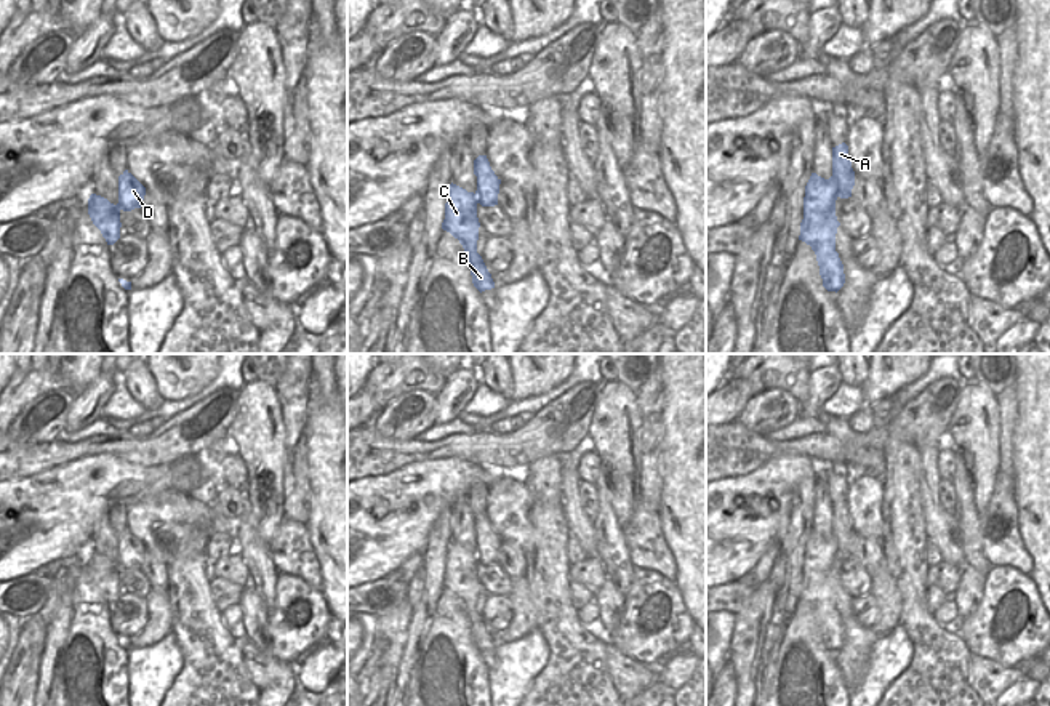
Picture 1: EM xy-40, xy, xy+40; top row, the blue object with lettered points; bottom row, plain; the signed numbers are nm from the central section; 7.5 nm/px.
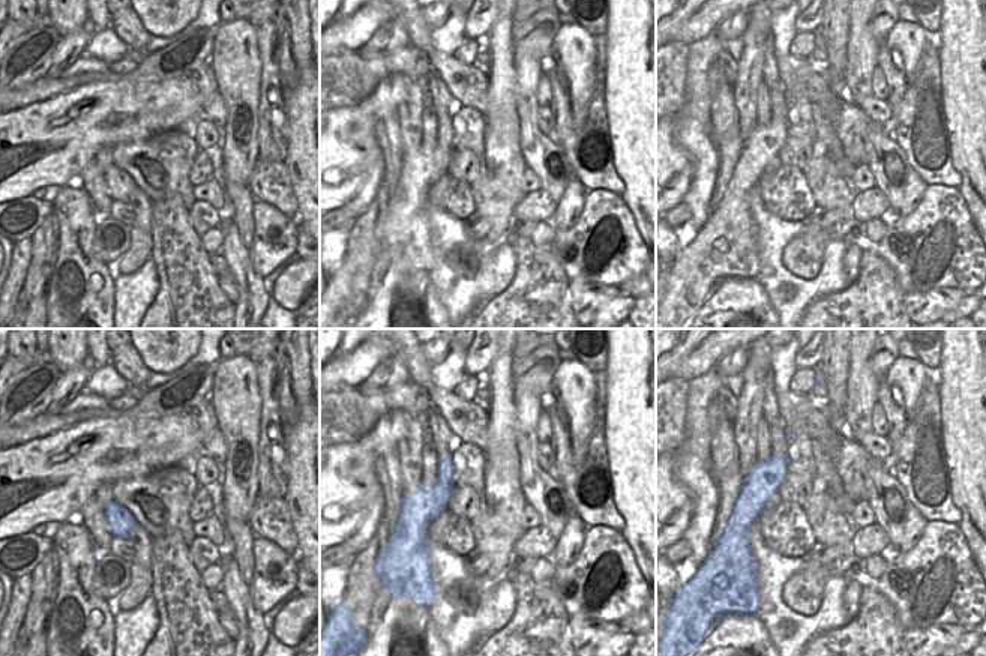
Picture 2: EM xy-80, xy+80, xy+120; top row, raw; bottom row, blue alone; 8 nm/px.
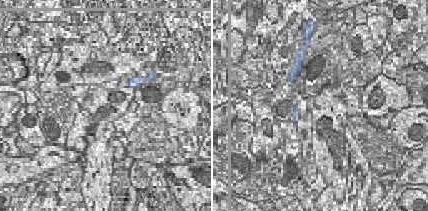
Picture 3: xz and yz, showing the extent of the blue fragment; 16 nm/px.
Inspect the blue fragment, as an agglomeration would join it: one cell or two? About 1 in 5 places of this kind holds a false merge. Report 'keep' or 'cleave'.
cleave

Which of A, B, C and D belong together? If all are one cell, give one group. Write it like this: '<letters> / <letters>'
A B C / D

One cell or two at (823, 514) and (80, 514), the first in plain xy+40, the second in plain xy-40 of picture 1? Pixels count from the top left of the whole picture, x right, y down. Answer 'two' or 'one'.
two

